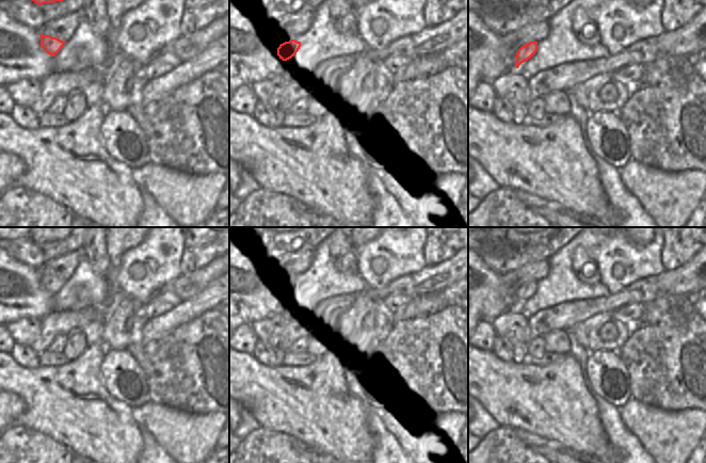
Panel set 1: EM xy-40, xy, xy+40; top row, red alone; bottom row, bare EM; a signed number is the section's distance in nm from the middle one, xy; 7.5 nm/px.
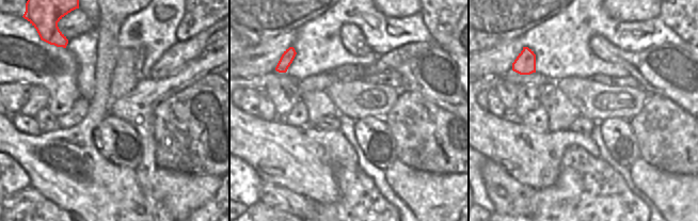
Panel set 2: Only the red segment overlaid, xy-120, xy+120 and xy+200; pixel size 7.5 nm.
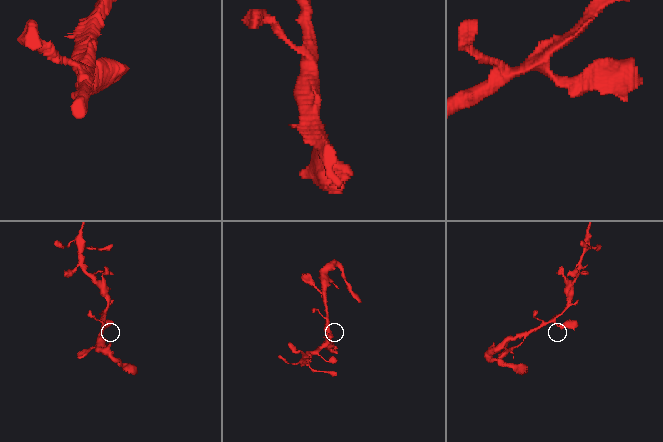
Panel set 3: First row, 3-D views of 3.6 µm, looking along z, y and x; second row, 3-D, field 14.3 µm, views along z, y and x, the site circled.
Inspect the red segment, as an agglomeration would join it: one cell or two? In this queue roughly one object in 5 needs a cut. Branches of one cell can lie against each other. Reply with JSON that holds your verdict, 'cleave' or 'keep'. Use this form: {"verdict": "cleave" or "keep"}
{"verdict": "keep"}

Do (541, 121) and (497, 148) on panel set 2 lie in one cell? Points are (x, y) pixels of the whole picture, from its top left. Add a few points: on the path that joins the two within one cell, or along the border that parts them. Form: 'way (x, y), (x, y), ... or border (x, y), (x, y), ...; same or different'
border (520, 121), (537, 131), (548, 130); different

